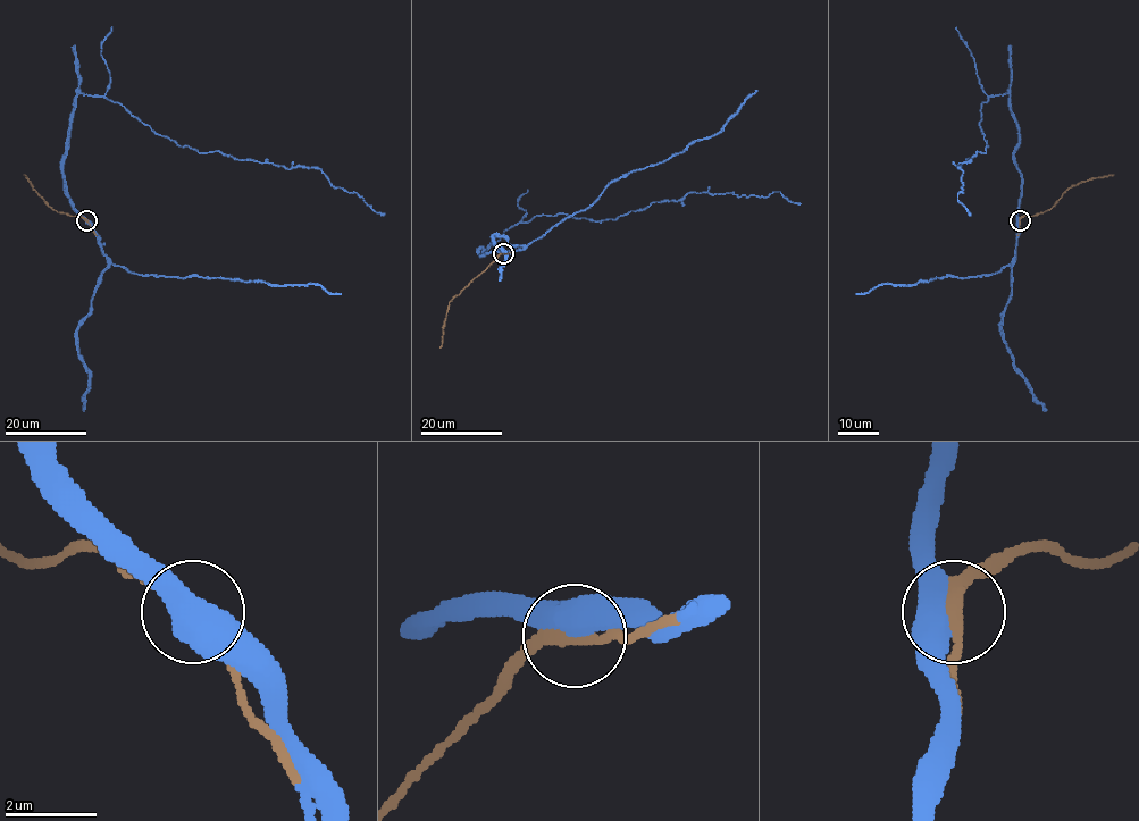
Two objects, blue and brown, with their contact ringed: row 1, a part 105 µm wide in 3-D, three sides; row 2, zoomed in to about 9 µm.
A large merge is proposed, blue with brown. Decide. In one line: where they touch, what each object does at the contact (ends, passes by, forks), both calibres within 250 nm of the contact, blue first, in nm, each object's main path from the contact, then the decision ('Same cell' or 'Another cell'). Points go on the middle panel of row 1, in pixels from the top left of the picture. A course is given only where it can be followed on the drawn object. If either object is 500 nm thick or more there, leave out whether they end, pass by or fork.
Place: (503, 253). Thickness 550 nm (blue) against 340 nm. Course of blue: (502, 253), (479, 253), (505, 229), (537, 216), (616, 219), (691, 192), (768, 197), (779, 191), (801, 203). Course of brown: (502, 253), (449, 303), (440, 348). Same cell

